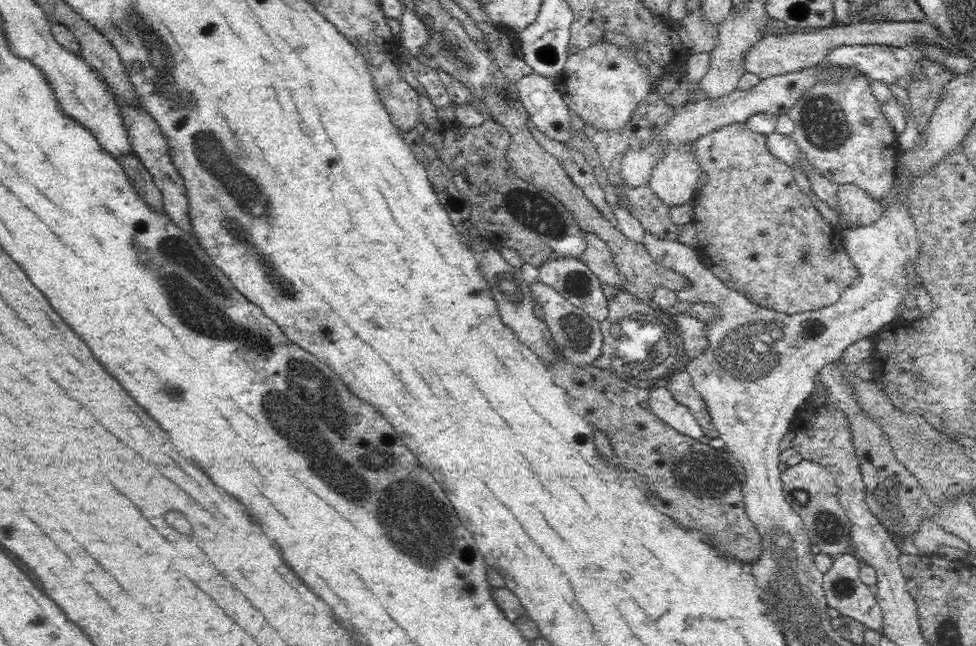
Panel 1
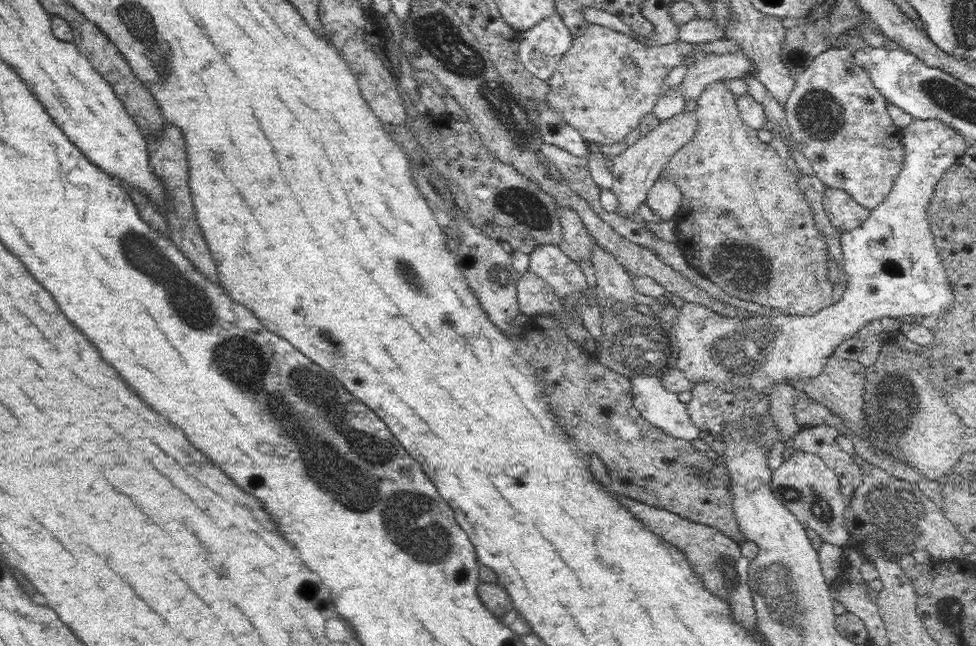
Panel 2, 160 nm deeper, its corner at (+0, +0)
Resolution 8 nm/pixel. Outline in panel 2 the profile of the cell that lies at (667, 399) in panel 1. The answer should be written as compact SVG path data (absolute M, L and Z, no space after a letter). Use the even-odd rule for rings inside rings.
M637 369L631 382L633 405L648 422L678 439L691 441L702 435L689 417L687 404L668 391L661 378L643 375Z

